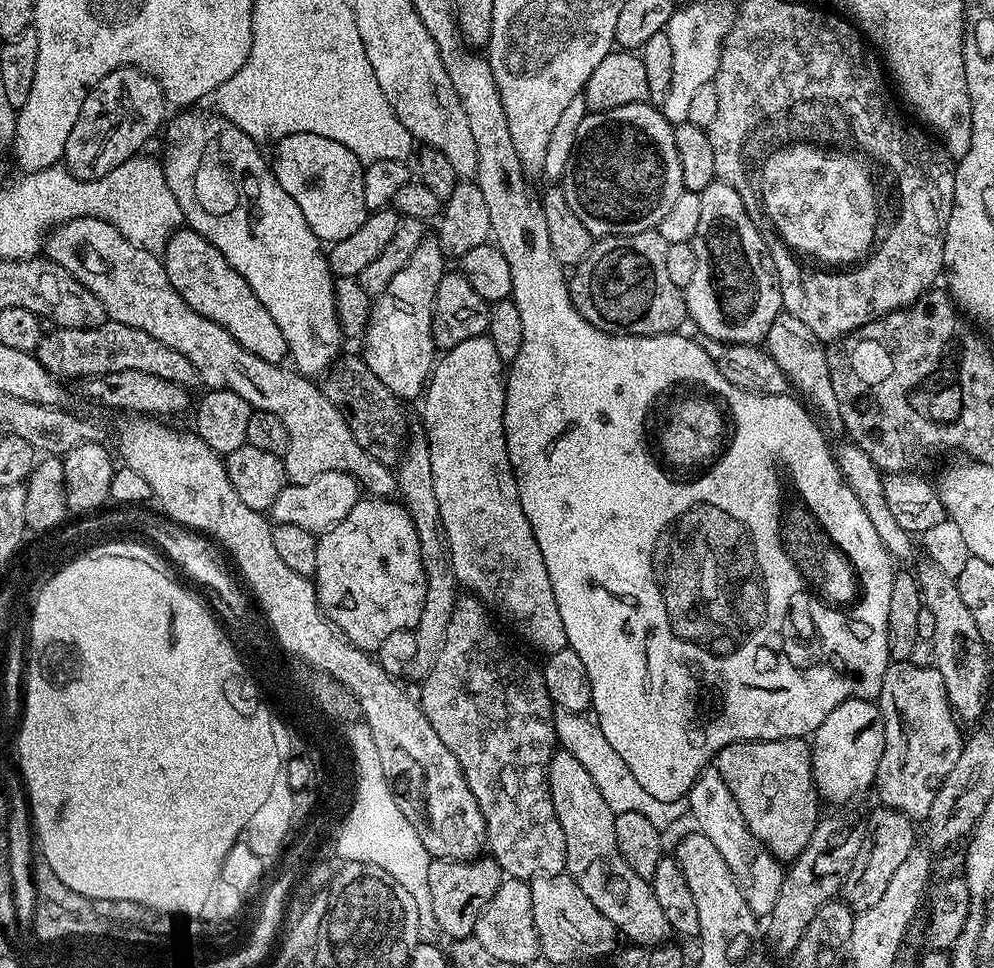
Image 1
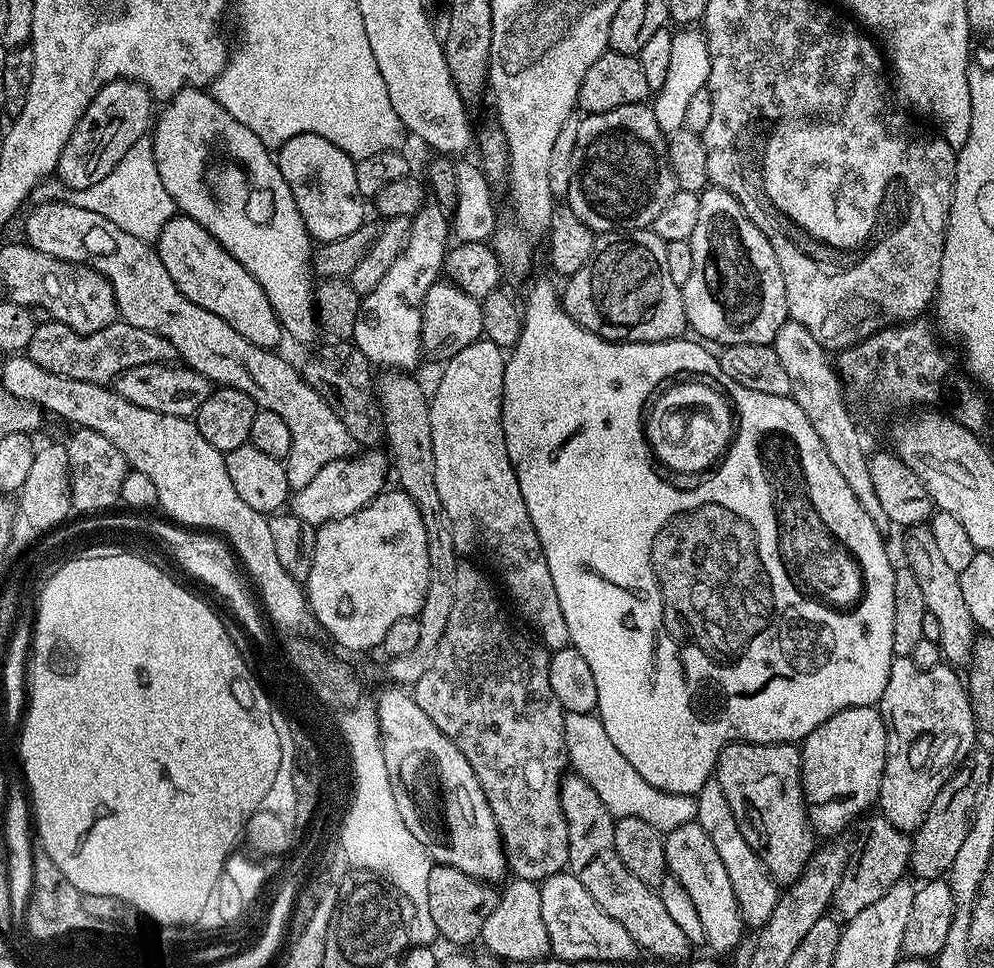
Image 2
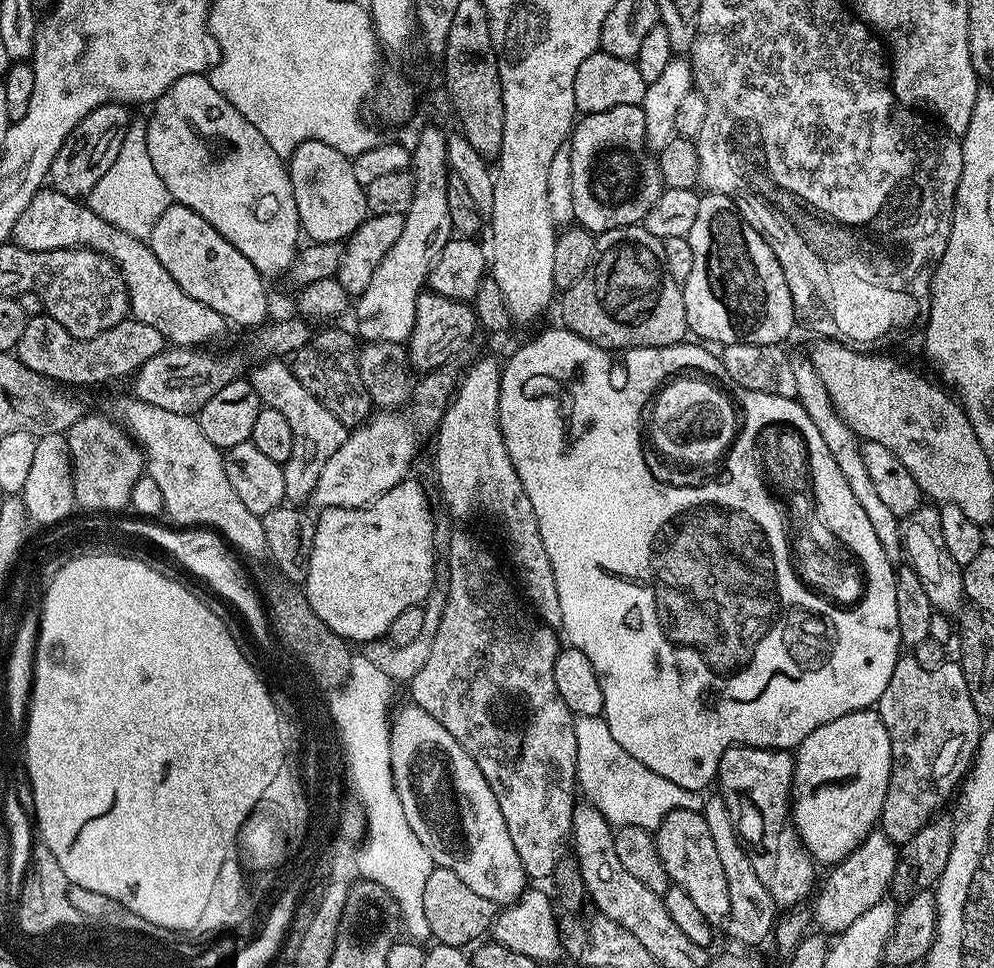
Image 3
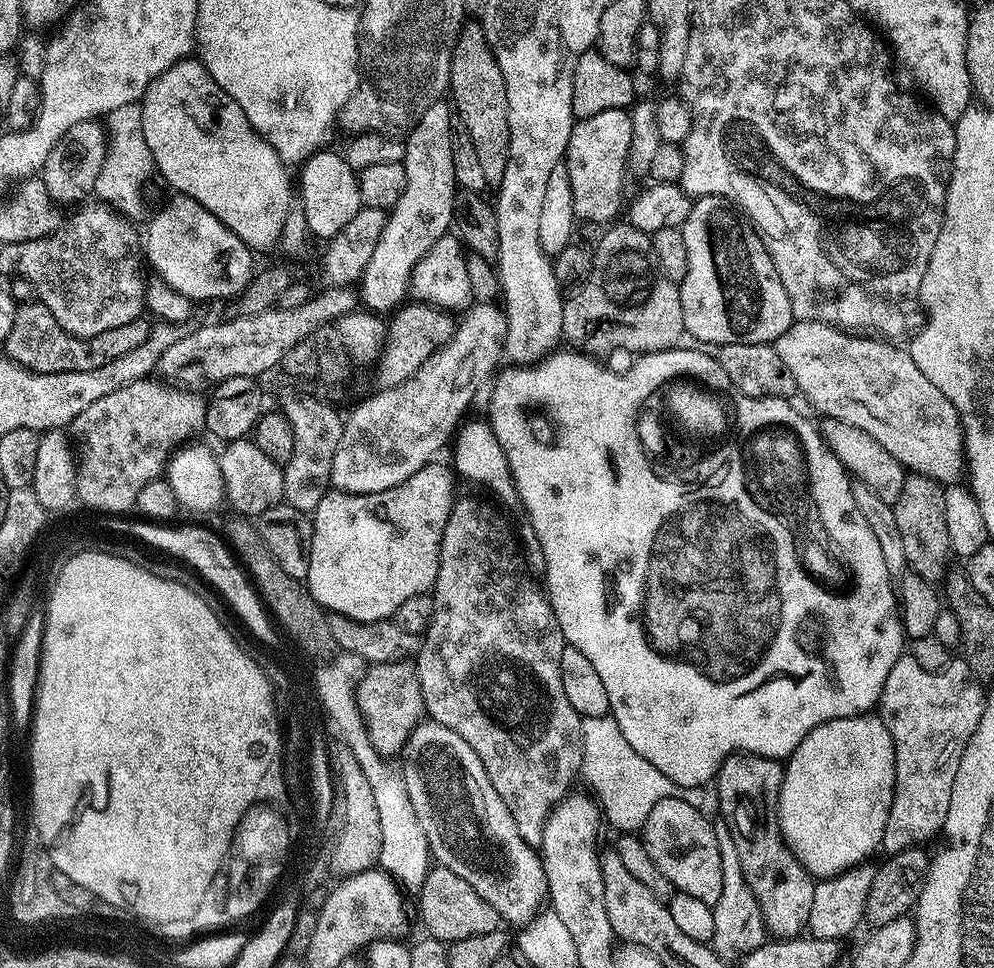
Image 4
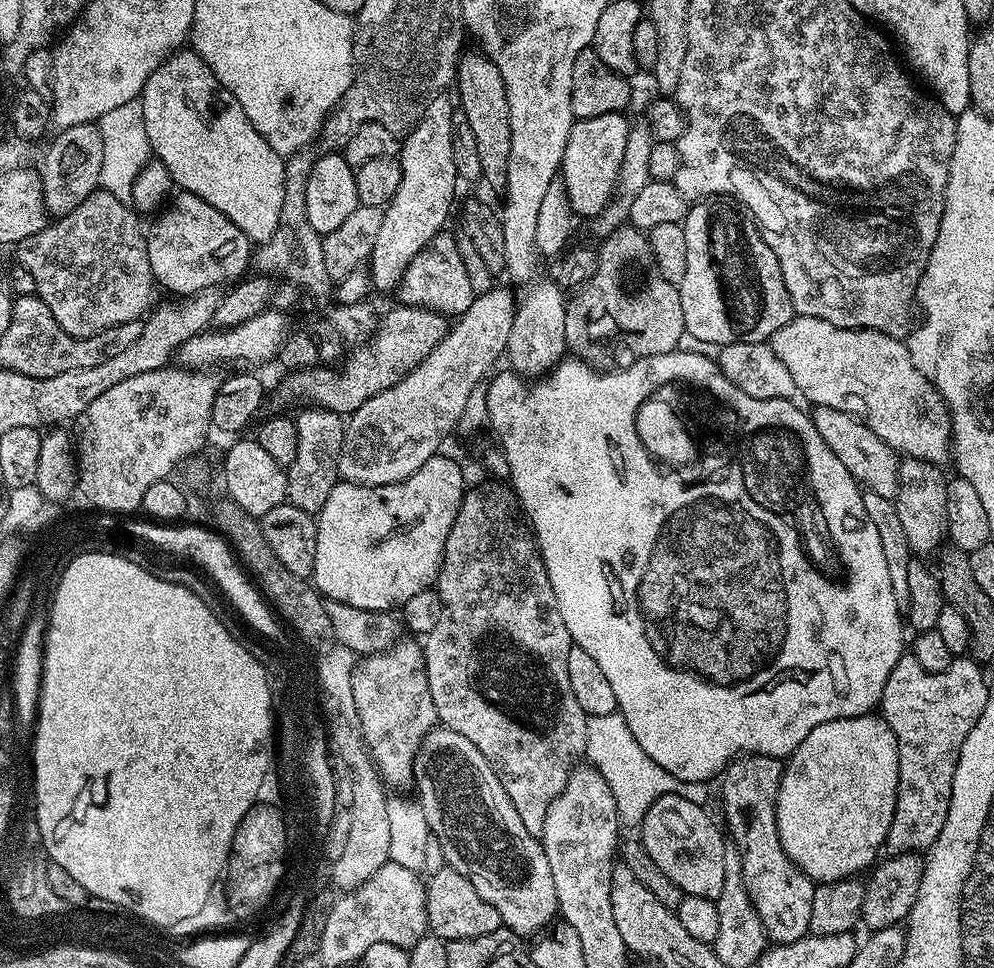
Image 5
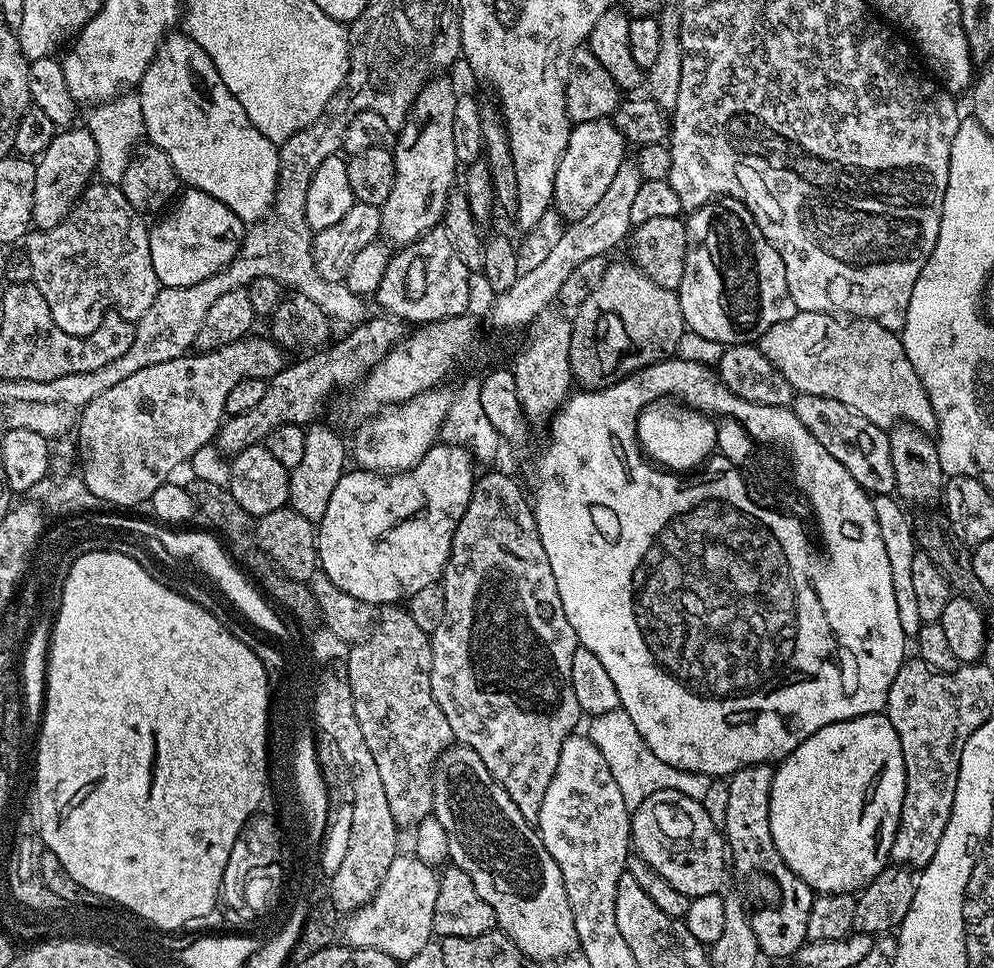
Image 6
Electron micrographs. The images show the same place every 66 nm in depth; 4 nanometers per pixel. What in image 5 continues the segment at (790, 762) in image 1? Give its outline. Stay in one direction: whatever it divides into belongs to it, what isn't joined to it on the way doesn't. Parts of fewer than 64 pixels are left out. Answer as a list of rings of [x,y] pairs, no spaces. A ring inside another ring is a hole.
[[[741,754],[724,769],[719,781],[720,796],[724,799],[724,820],[728,823],[726,832],[740,855],[740,876],[744,879],[746,894],[750,894],[750,902],[762,922],[764,935],[772,944],[798,942],[798,938],[809,935],[810,910],[814,902],[814,881],[789,858],[778,834],[776,799],[783,773],[784,764],[775,756]]]

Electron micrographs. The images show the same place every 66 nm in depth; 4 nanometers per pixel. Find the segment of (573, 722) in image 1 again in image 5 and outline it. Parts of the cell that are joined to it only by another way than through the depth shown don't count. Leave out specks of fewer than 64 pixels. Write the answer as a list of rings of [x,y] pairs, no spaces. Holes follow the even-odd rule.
[[[619,711],[610,714],[598,714],[588,718],[586,726],[586,746],[584,756],[587,763],[602,774],[602,778],[610,786],[616,803],[616,813],[625,825],[639,826],[644,821],[644,757],[646,750],[638,746],[626,722]]]

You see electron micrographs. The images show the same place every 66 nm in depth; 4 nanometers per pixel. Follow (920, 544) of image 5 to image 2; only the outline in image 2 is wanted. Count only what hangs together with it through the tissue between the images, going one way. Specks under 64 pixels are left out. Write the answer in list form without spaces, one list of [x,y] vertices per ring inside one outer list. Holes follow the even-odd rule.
[[[917,526],[907,533],[908,541],[904,544],[904,552],[908,555],[906,567],[918,578],[918,586],[922,590],[922,598],[926,598],[928,612],[934,614],[938,621],[938,641],[943,659],[952,666],[964,666],[972,659],[972,647],[978,635],[976,623],[970,618],[970,610],[962,598],[960,574],[946,566],[938,546],[934,542],[931,527]]]

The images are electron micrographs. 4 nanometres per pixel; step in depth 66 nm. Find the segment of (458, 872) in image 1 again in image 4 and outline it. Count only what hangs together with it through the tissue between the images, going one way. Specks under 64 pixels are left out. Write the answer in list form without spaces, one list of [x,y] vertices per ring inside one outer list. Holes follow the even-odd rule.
[[[439,866],[429,867],[425,880],[418,889],[420,895],[420,920],[429,937],[440,940],[451,946],[466,938],[478,938],[478,934],[490,934],[501,927],[502,921],[498,910],[466,882],[466,878],[458,878],[454,870]]]

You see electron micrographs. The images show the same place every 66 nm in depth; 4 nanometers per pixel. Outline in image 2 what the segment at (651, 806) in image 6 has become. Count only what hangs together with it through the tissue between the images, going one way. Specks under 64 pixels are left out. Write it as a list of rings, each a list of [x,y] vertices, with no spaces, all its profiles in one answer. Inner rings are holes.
[[[685,823],[667,833],[663,842],[667,871],[682,882],[686,894],[690,894],[690,899],[694,901],[694,907],[702,918],[707,947],[712,947],[716,952],[730,951],[739,942],[740,931],[745,931],[746,925],[740,919],[734,886],[730,886],[730,878],[726,878],[726,866],[722,858],[718,858],[718,850],[714,850],[710,834],[706,834],[698,823]]]

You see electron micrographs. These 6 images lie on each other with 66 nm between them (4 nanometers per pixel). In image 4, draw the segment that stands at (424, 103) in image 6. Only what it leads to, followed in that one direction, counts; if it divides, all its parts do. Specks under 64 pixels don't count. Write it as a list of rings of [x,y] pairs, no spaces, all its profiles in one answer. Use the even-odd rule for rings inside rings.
[[[441,102],[430,106],[430,110],[426,110],[412,131],[407,133],[402,161],[406,186],[397,204],[391,208],[382,238],[378,238],[378,246],[374,246],[374,255],[370,257],[370,262],[366,262],[364,277],[358,285],[358,296],[363,307],[373,314],[391,313],[405,303],[414,266],[418,266],[430,246],[434,246],[438,238],[449,235],[452,228],[452,211],[458,187],[450,150],[453,121],[453,109]]]

